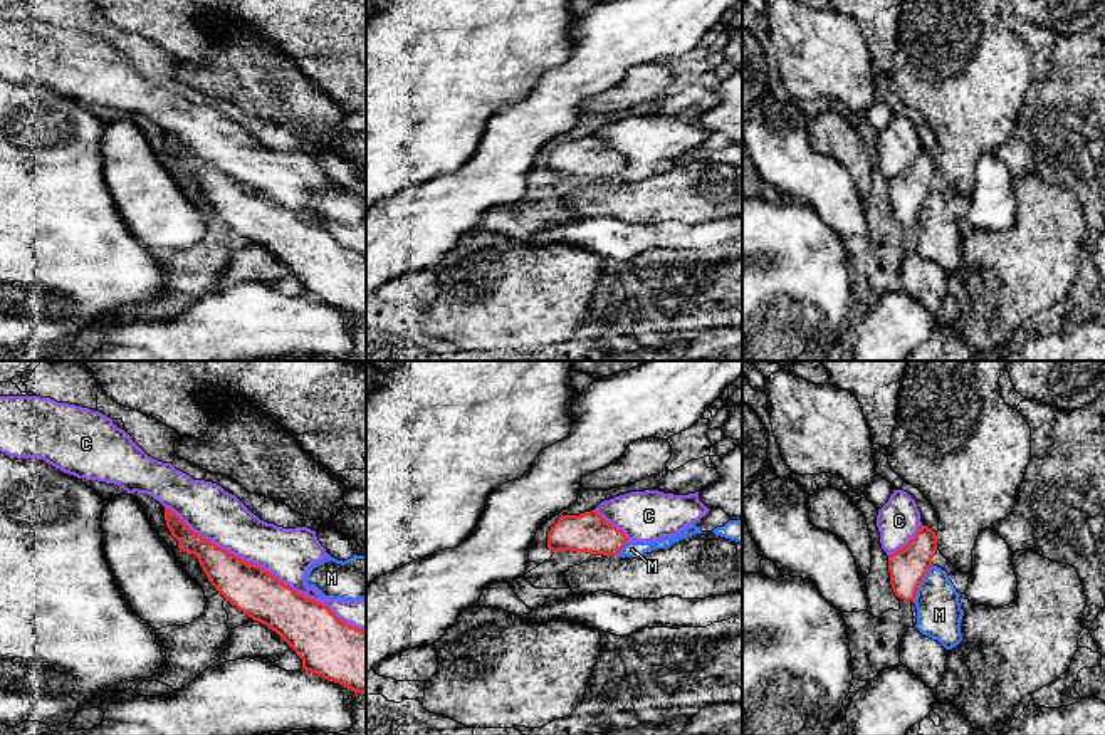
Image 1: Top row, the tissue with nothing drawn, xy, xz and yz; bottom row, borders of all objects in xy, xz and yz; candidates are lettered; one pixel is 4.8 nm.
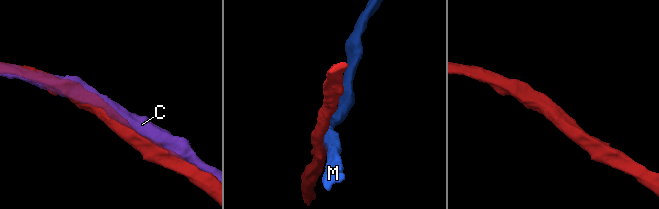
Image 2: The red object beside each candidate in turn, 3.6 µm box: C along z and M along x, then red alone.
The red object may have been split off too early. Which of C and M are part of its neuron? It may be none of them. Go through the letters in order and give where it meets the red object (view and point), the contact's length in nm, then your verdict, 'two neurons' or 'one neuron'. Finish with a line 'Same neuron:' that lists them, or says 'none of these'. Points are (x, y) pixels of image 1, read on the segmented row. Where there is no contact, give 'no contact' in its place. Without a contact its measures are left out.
C: xy (264, 569) | 1150 nm | one neuron
M: yz (921, 581) | 200 nm | two neurons
Same neuron: C

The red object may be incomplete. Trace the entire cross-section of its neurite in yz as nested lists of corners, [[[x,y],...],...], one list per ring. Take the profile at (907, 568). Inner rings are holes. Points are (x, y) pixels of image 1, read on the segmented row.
[[[920,525],[915,537],[888,557],[890,584],[897,597],[914,602],[919,584],[934,566],[935,550],[935,532]]]

